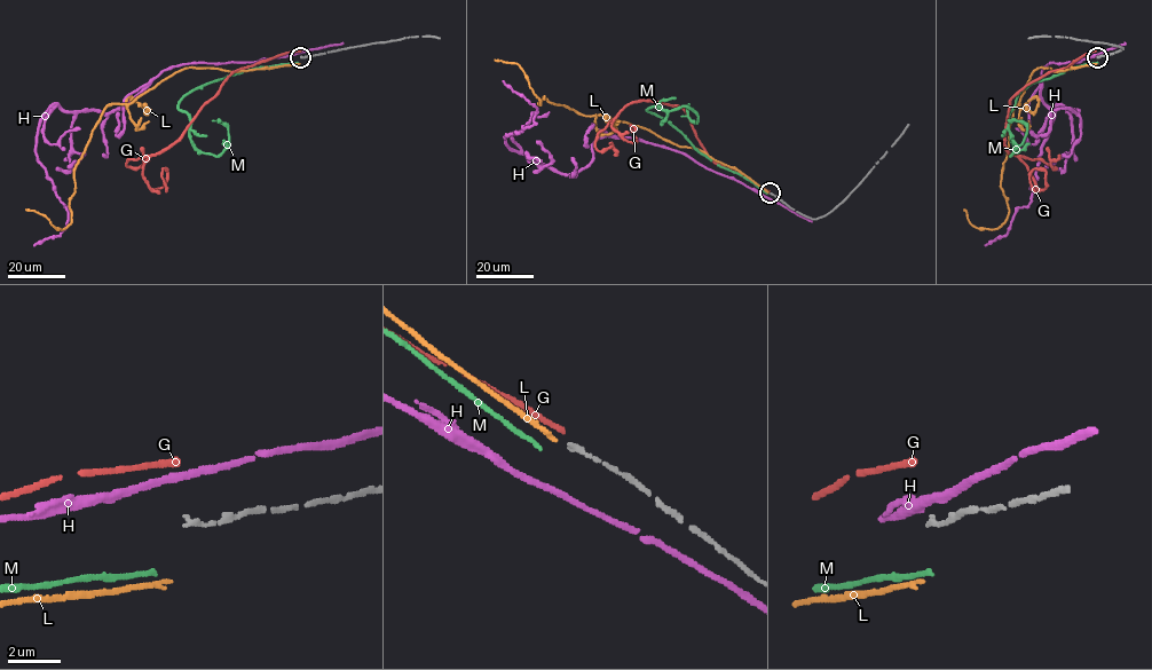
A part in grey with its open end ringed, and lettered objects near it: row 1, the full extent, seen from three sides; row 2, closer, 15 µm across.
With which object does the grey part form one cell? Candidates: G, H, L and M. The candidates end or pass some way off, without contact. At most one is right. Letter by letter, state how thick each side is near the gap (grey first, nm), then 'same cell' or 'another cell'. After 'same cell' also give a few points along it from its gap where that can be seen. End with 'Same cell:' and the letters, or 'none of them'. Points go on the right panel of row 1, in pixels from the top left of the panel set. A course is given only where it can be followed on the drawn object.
G: calibres 190 and 240 nm; another cell
H: calibres 190 and 240 nm; another cell
L: calibres 190 and 150 nm; another cell
M: calibres 190 and 170 nm; another cell
Same cell: none of them

